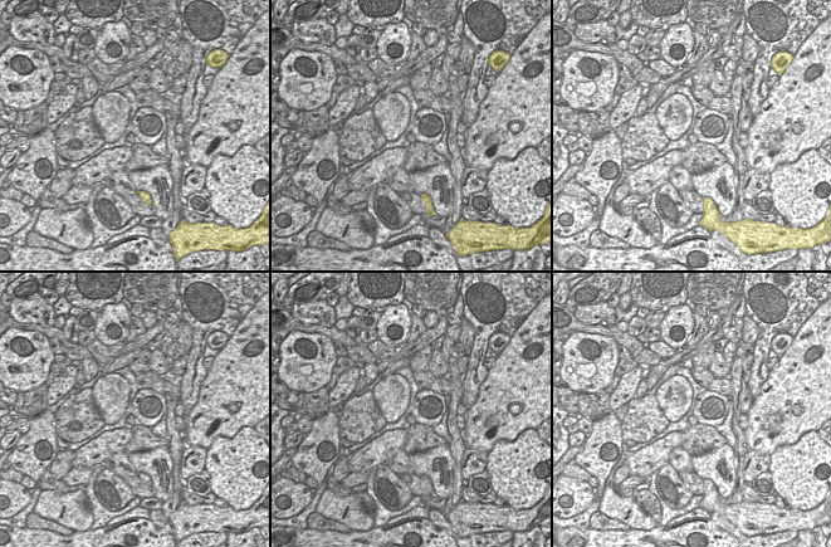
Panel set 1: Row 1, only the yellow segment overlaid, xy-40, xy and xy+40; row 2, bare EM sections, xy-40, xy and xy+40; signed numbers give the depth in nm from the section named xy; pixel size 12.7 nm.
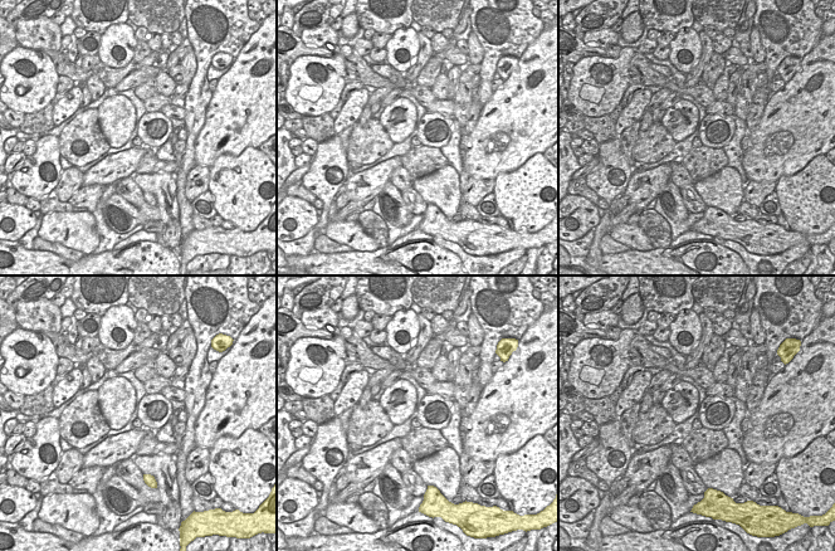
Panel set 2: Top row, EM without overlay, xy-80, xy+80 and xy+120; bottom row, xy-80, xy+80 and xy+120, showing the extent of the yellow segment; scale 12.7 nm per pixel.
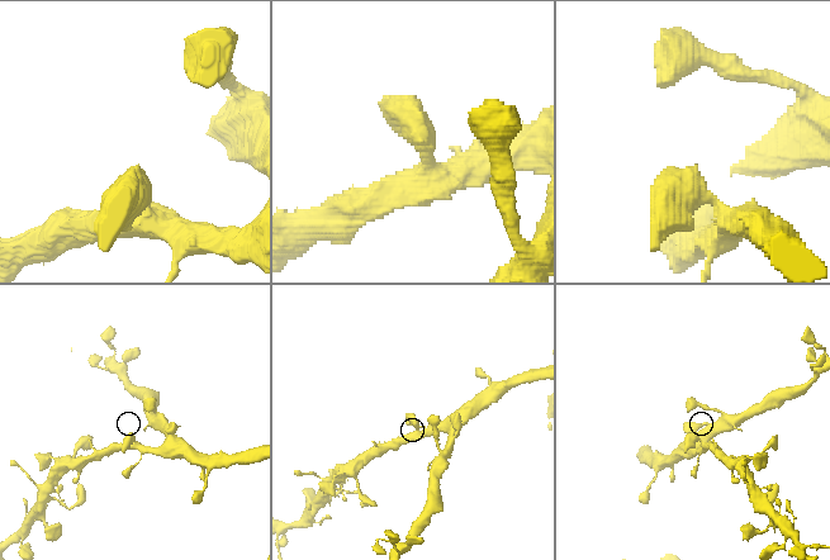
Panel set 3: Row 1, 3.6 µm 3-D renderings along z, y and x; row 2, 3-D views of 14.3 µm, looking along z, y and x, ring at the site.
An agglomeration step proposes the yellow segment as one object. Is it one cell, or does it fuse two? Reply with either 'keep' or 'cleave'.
keep

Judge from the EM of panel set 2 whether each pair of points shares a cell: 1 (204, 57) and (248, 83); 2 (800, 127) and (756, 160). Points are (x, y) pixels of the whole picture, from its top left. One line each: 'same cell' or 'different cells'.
1: different cells
2: same cell

